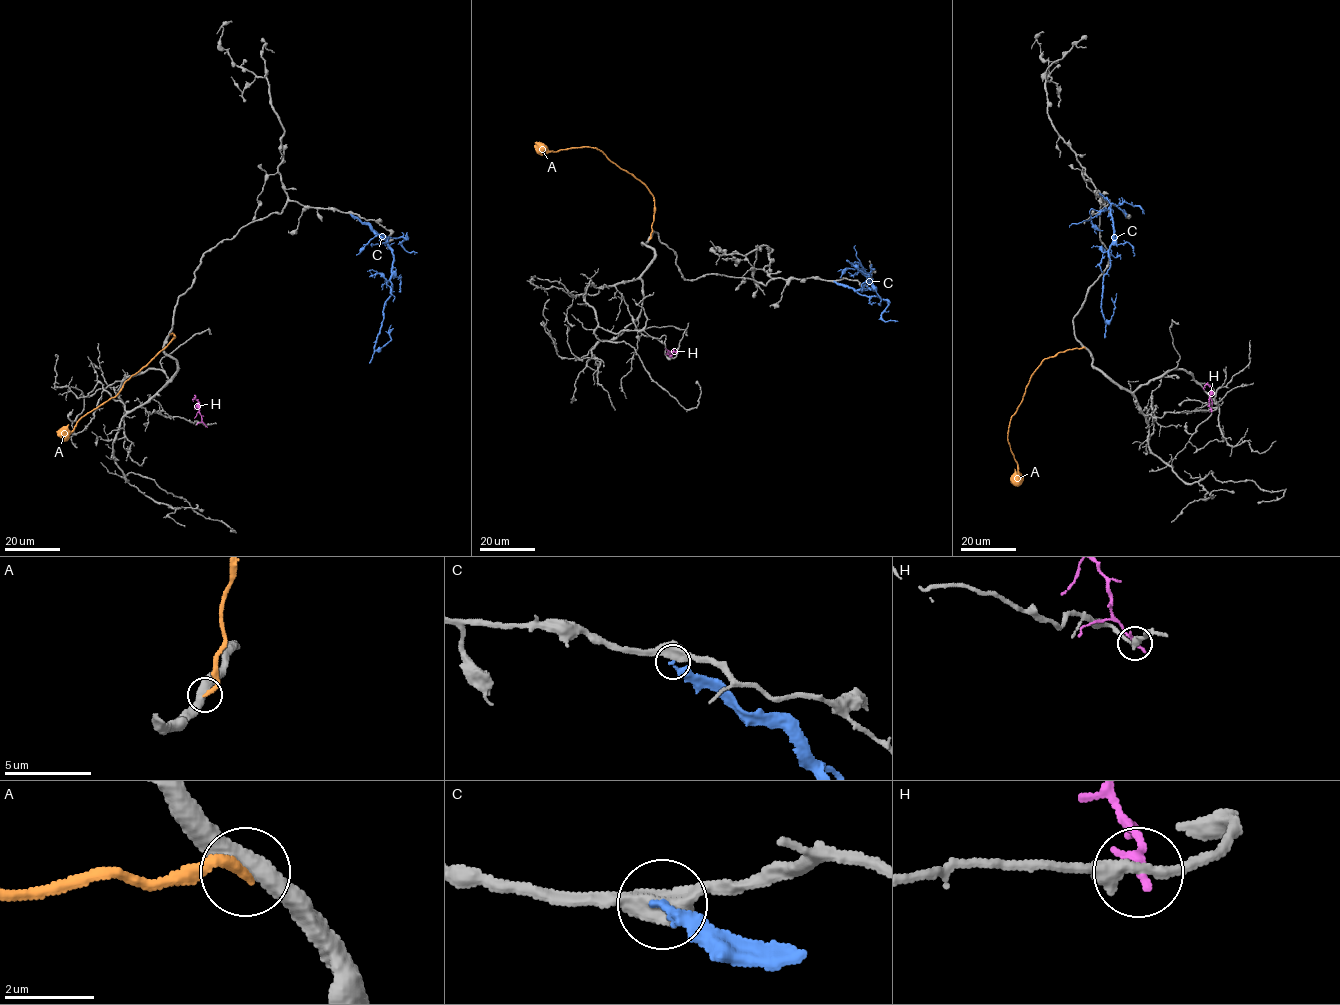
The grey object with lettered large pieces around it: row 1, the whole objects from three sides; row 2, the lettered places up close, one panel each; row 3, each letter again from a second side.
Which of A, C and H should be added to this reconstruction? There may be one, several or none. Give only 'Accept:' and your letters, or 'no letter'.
Accept: A

